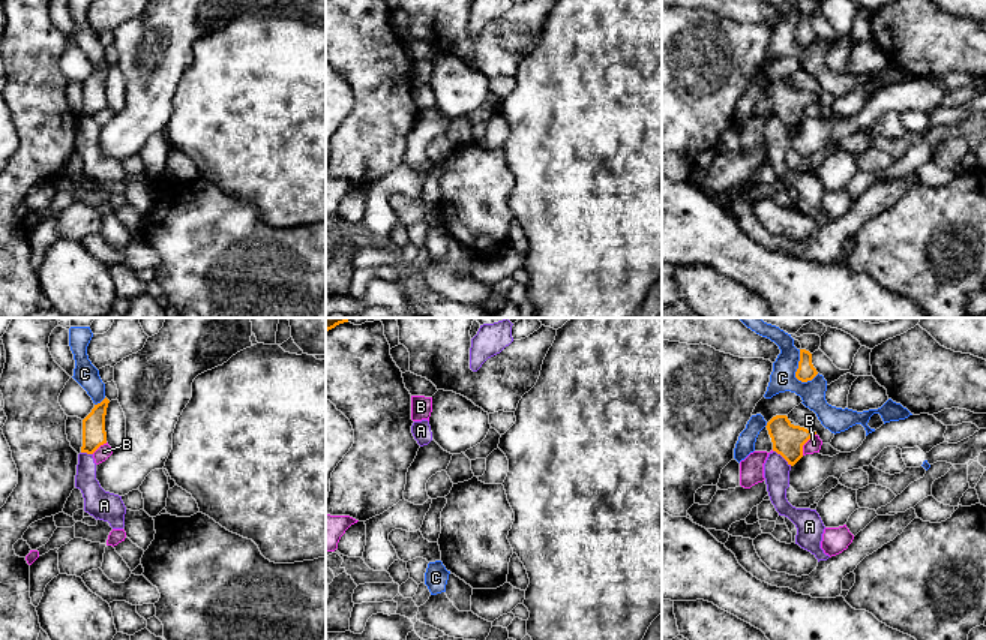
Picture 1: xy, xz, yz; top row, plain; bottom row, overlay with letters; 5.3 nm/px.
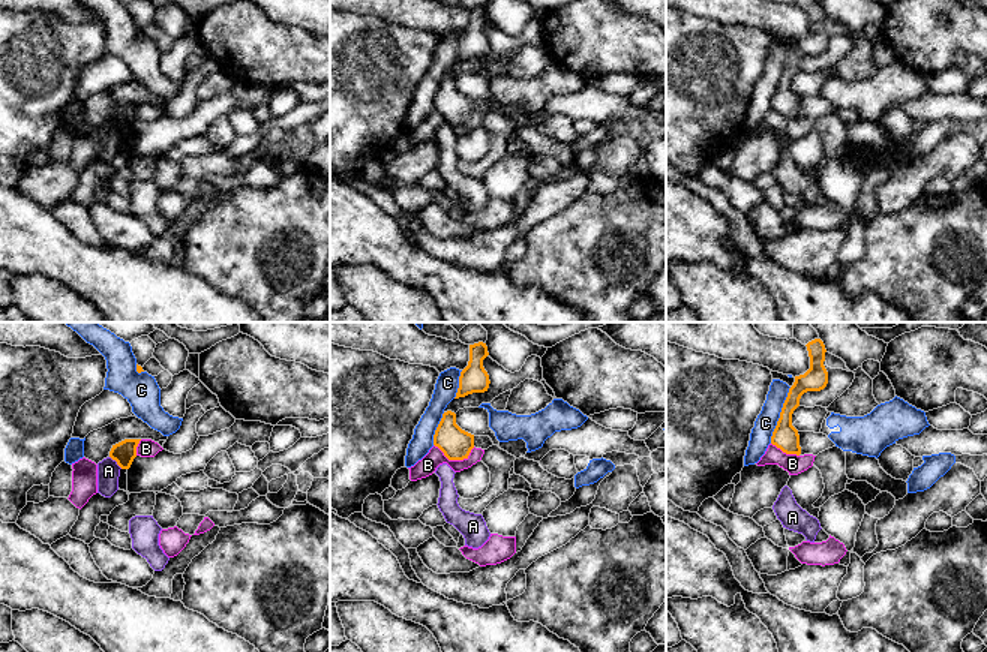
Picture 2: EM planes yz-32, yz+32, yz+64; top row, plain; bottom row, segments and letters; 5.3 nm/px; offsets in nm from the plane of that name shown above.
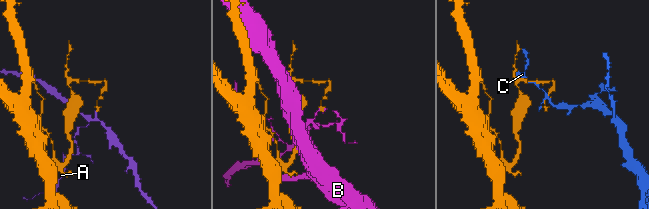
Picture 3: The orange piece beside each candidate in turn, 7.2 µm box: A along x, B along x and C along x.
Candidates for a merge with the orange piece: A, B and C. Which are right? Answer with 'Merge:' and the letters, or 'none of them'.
Merge: none of them

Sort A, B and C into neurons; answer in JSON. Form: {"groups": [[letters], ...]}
{"groups": [["A"], ["B"], ["C"]]}

